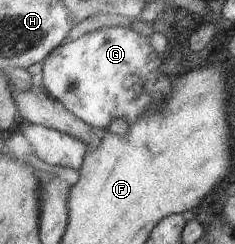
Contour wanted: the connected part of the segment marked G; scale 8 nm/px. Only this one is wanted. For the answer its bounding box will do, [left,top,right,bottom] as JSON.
[37,25,175,135]

